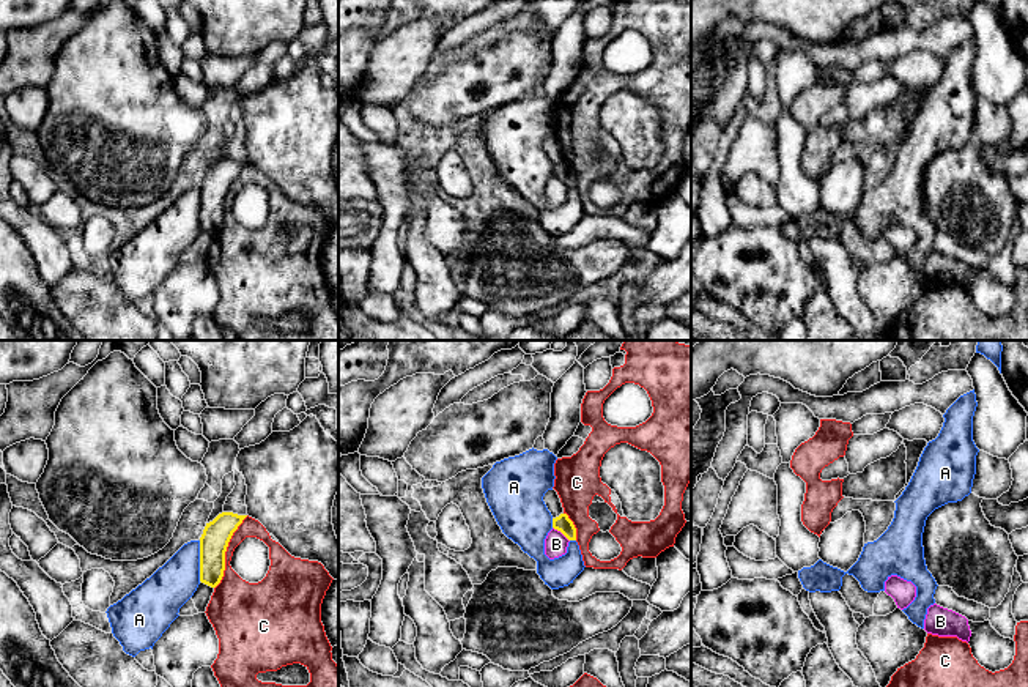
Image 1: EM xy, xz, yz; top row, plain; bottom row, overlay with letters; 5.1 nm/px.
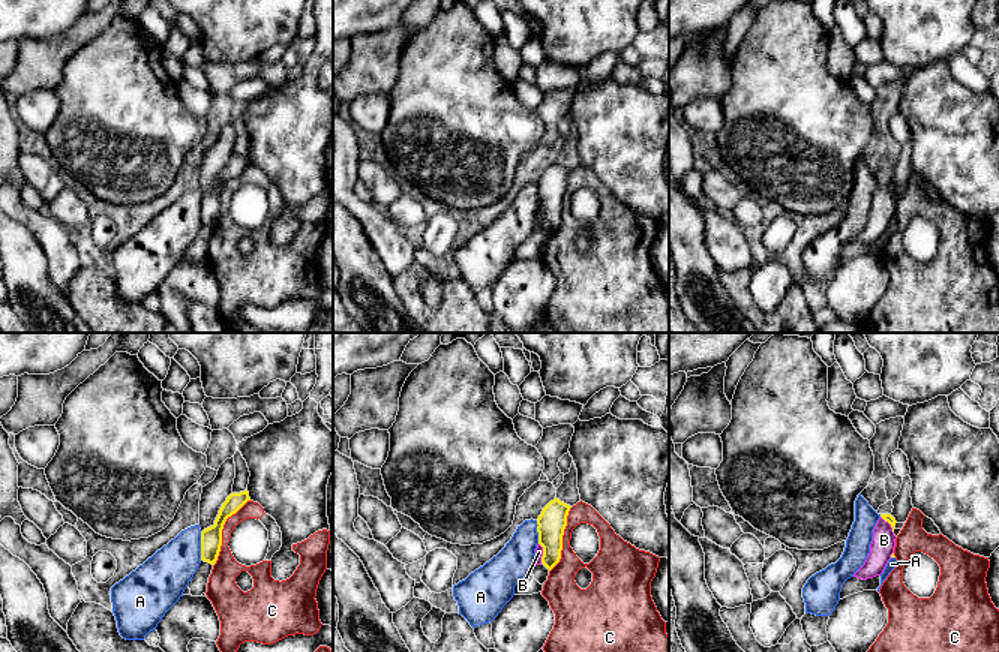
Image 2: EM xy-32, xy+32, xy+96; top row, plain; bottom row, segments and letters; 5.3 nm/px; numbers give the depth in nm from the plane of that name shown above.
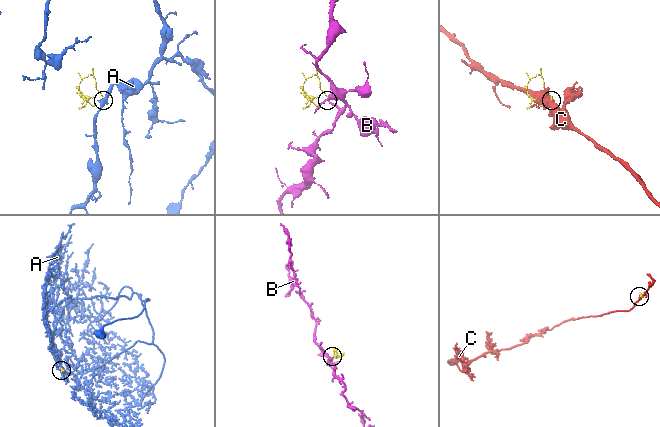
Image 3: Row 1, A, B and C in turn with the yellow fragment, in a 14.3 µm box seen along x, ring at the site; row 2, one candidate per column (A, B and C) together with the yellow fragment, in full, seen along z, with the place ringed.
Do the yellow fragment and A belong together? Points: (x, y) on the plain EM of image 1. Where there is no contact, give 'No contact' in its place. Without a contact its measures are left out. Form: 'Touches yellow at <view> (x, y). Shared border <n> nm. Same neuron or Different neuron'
Touches yellow at xy (200, 208). Shared border 200 nm. Different neuron

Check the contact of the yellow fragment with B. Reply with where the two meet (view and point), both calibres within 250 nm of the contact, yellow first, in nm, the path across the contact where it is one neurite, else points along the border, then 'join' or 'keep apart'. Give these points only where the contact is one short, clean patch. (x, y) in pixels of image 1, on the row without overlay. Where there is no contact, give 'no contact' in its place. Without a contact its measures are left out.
meets yellow in xz at (561, 178); 90 nm thick on the yellow side, 120 nm on the other; border along xz (553, 174), (569, 188); keep apart

